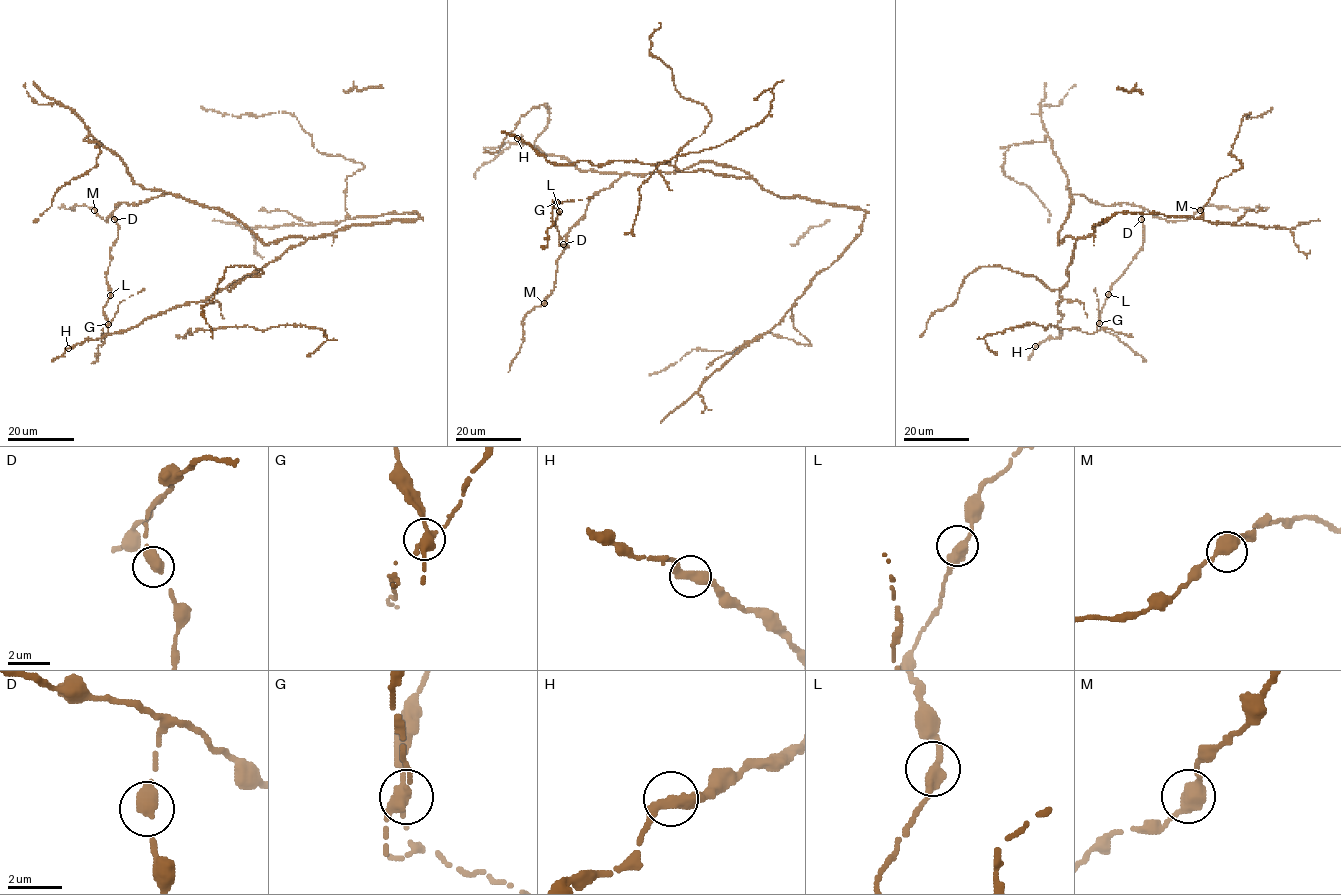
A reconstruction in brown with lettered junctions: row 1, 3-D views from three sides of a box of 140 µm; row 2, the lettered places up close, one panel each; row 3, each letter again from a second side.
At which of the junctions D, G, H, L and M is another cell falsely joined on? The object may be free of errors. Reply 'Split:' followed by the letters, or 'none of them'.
Split: G

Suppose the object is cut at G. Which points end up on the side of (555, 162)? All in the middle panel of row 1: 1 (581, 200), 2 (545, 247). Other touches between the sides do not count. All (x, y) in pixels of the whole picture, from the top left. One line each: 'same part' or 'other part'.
1: other part
2: other part

